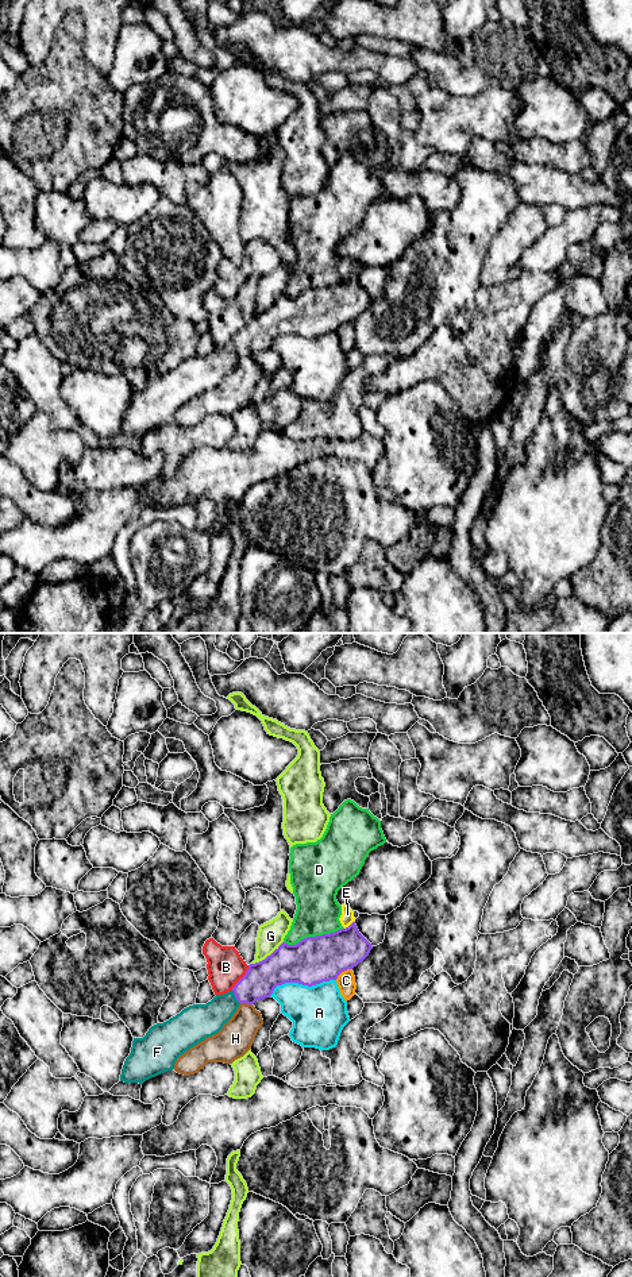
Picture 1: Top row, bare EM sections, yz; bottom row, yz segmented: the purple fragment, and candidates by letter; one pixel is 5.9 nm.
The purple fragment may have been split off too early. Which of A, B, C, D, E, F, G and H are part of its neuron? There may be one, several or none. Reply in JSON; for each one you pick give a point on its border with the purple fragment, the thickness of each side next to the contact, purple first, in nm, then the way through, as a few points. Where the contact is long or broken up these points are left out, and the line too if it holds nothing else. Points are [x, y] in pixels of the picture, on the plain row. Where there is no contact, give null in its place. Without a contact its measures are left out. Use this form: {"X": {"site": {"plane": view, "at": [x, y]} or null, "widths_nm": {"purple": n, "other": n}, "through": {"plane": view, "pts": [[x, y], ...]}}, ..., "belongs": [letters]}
{"F": {"site": {"plane": "yz", "at": [235, 348]}, "widths_nm": {"purple": 200, "other": 200}, "through": {"plane": "yz", "pts": [[261, 331], [249, 342], [235, 348], [212, 369], [201, 373]]}}, "belongs": ["F"]}

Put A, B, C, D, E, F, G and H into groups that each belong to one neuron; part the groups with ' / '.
A / B / C / D E / F / G / H

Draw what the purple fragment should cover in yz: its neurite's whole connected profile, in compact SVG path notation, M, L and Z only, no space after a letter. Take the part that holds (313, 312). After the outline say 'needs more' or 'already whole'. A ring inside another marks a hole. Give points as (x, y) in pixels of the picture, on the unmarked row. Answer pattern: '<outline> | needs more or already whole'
M355 274L335 285L307 289L296 297L282 294L265 312L250 316L246 327L230 344L216 347L207 356L189 358L169 373L151 378L143 390L134 390L131 405L122 421L120 433L143 436L151 429L174 421L177 410L205 390L217 386L236 364L240 355L254 356L257 352L270 350L274 340L285 335L312 339L336 332L342 324L362 315L371 301L371 296L359 285Z | needs more

